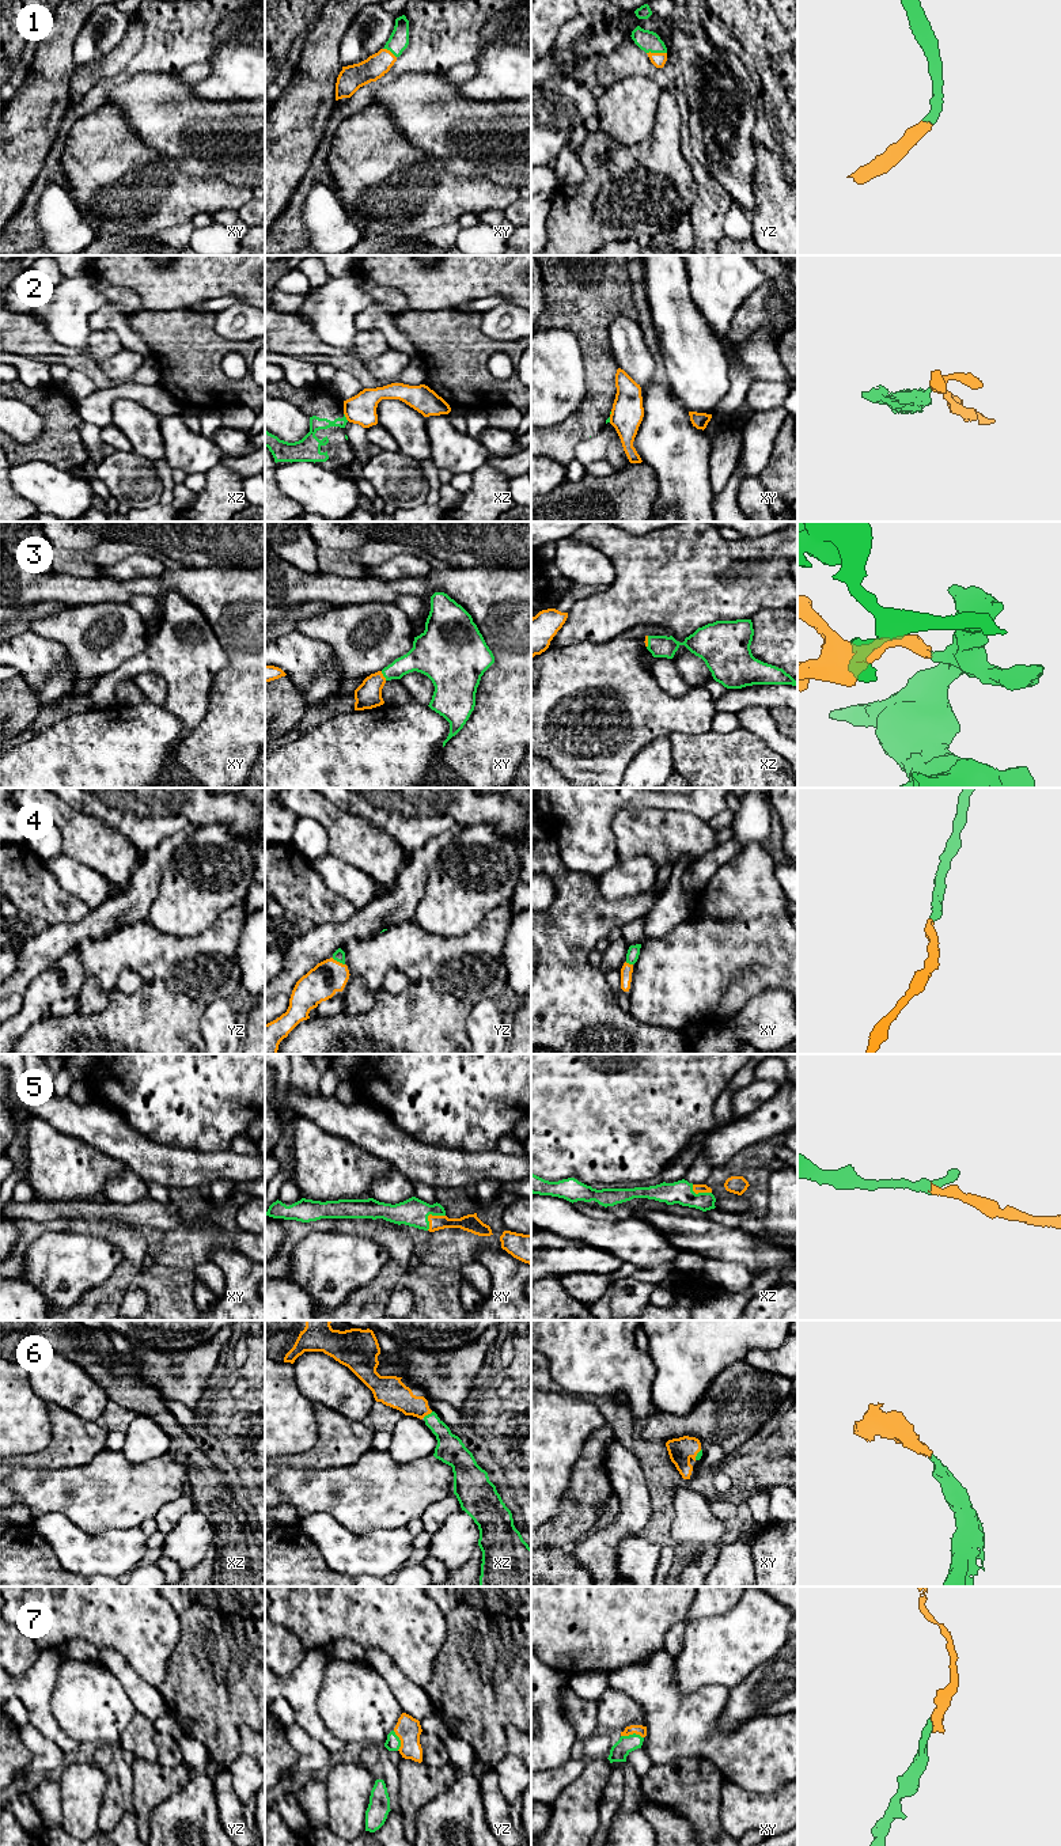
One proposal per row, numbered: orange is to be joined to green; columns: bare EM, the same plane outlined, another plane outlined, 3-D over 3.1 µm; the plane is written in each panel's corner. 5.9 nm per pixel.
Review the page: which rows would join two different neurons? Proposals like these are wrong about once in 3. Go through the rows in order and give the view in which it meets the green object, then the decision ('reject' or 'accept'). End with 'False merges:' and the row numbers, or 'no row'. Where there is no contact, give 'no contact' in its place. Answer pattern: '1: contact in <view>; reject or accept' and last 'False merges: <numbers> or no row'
1: contact in yz; accept
2: contact in xz; reject
3: contact in xy; accept
4: contact in yz; accept
5: contact in xy; accept
6: contact in xz; accept
7: contact in xy; accept
False merges: 2

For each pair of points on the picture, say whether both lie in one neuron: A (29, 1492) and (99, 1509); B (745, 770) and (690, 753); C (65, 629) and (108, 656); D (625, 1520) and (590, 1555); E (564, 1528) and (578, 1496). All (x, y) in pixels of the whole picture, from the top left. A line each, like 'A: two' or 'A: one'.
A: one
B: one
C: one
D: one
E: one

